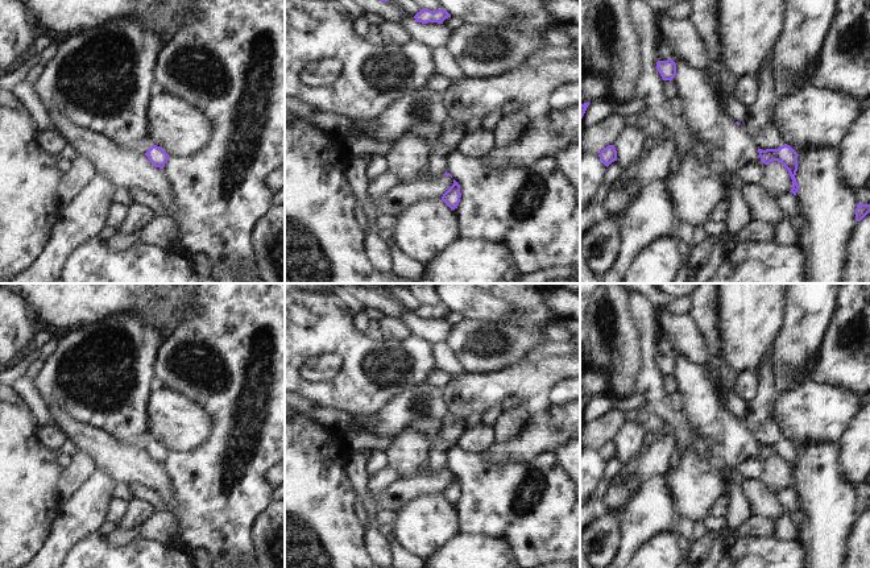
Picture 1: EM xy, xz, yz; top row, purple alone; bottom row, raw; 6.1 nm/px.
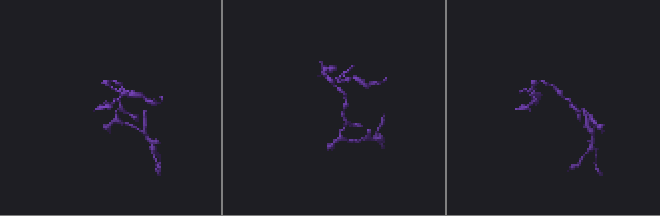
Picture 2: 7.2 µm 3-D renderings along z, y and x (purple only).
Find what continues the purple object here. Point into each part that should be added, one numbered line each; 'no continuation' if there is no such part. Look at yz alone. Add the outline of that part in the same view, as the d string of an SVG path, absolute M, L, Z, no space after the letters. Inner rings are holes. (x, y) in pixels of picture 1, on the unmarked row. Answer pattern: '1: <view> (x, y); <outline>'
no continuation

